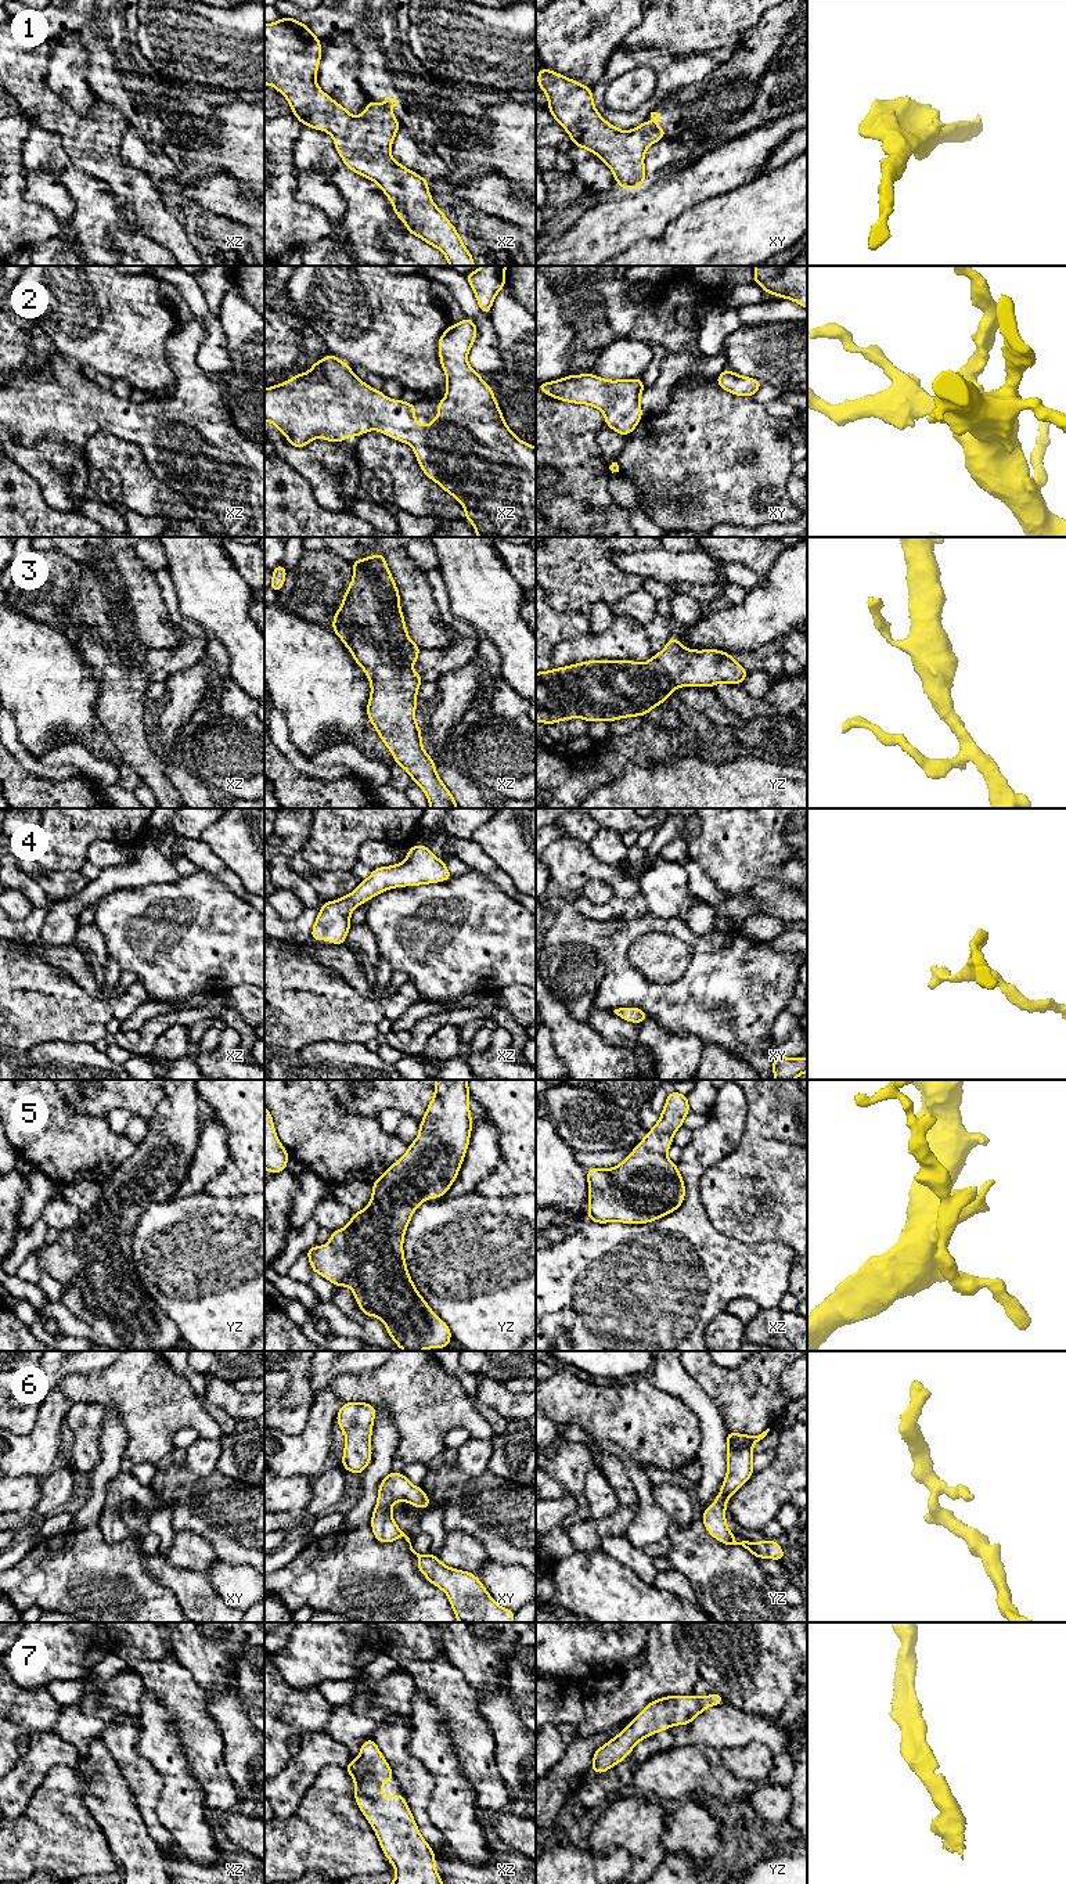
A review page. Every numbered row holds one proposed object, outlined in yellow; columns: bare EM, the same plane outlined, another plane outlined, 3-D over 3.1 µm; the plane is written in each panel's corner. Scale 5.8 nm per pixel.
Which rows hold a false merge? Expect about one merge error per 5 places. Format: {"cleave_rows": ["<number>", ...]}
{"cleave_rows": ["1"]}

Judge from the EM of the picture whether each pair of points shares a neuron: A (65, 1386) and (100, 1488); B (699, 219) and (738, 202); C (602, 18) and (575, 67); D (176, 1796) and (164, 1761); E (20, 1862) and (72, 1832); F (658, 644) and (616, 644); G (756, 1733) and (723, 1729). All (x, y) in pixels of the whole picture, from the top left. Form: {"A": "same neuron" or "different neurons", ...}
{"A": "different neurons", "B": "same neuron", "C": "same neuron", "D": "same neuron", "E": "same neuron", "F": "different neurons", "G": "same neuron"}

